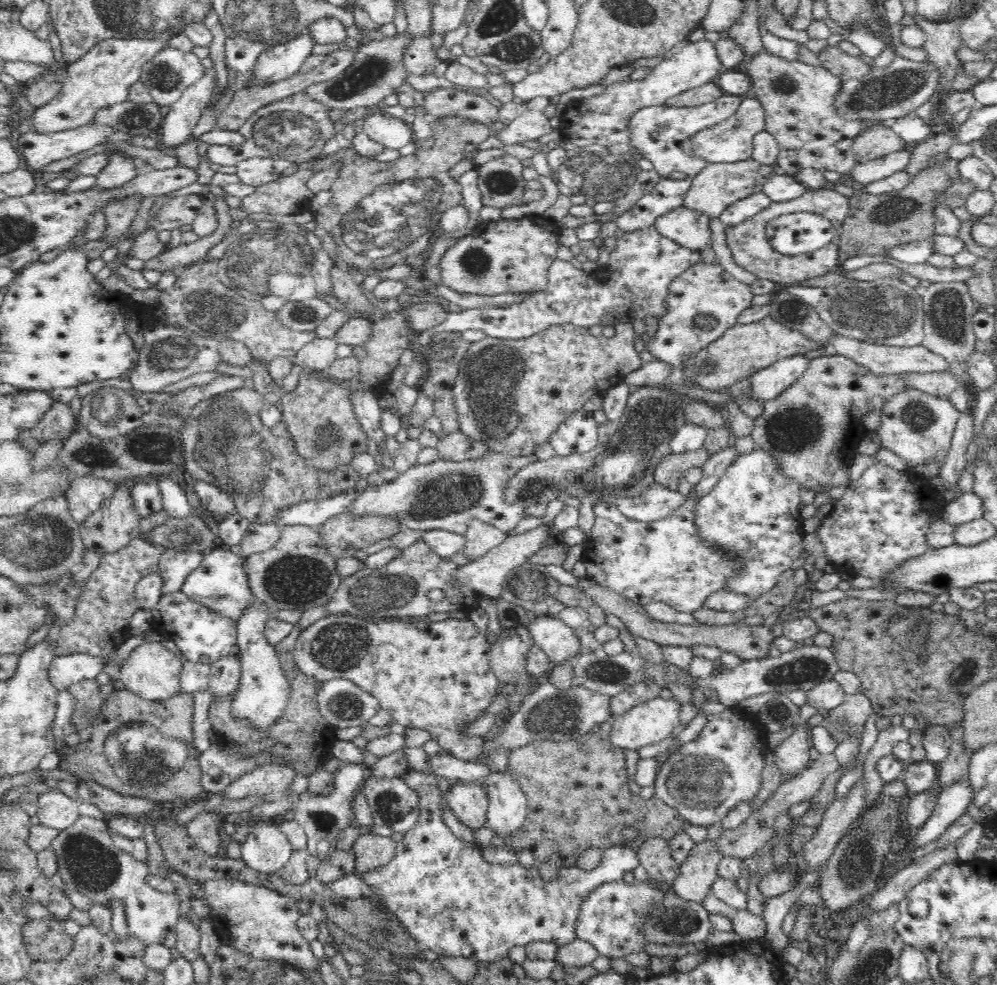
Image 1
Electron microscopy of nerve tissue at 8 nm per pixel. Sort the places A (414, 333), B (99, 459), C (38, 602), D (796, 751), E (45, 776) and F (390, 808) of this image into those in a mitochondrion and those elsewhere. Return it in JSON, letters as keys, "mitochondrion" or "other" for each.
{"A":"other","B":"mitochondrion","C":"mitochondrion","D":"other","E":"other","F":"mitochondrion"}

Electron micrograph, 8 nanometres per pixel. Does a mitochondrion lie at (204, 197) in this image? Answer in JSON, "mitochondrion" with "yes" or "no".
{"mitochondrion":"no"}

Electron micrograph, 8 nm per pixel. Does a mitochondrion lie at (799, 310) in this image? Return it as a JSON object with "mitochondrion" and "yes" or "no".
{"mitochondrion":"yes"}

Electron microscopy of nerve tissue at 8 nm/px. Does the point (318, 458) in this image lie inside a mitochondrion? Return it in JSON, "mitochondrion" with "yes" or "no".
{"mitochondrion":"yes"}

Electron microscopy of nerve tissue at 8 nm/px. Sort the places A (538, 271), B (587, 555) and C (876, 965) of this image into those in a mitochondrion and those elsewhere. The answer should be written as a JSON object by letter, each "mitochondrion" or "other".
{"A":"other","B":"other","C":"mitochondrion"}

